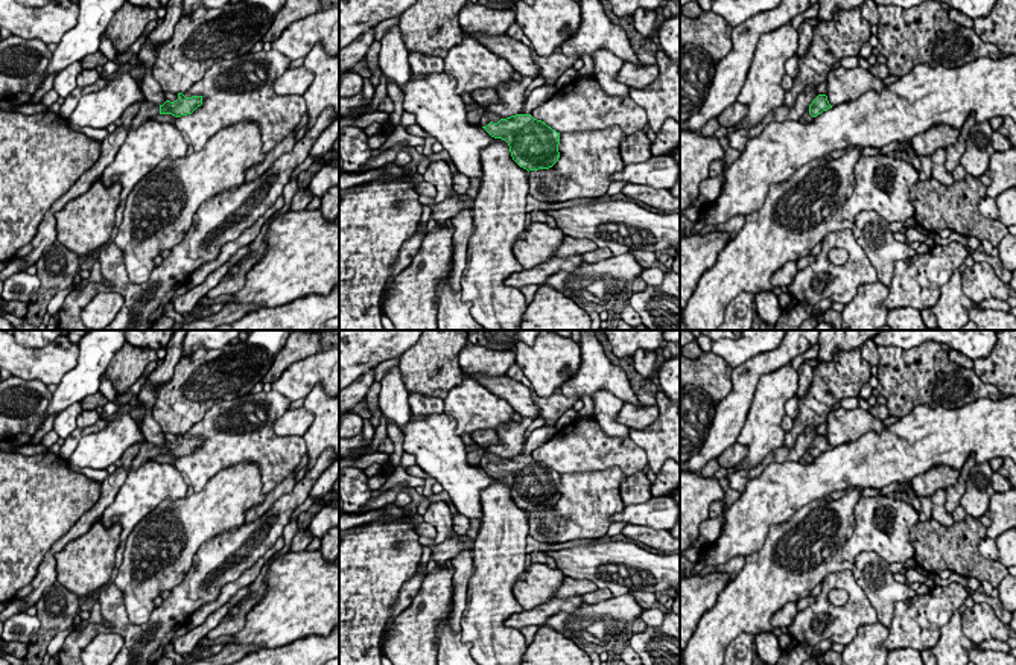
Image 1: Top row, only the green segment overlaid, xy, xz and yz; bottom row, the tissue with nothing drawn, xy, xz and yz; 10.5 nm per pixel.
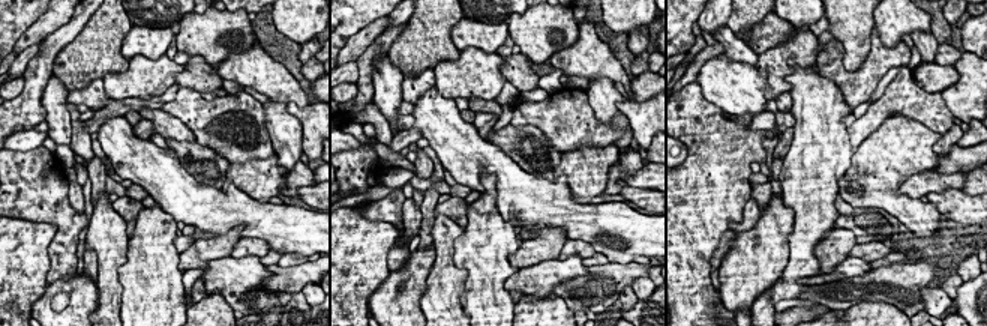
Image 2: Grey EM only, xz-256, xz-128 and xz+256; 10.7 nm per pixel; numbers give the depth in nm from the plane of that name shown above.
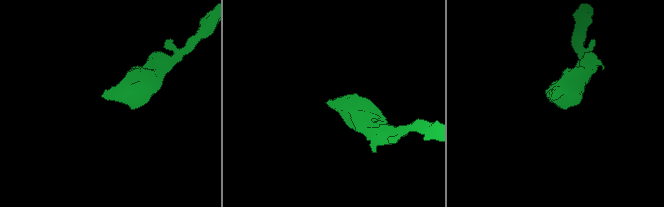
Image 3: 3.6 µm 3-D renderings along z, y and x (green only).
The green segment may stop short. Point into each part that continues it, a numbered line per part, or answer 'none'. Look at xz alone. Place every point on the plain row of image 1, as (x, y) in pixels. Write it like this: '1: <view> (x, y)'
1: xz (487, 458)

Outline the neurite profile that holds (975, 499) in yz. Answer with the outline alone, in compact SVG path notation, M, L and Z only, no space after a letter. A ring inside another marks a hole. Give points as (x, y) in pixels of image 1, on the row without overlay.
M990 463L975 464L970 469L966 490L960 499L967 516L978 519L987 514L990 498L996 493L992 487L992 475Z

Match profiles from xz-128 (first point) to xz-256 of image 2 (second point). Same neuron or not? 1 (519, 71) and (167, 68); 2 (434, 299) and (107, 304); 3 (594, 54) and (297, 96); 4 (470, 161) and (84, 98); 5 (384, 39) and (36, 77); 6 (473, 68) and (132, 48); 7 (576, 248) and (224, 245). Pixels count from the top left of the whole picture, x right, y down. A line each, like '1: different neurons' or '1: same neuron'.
1: different neurons
2: same neuron
3: same neuron
4: different neurons
5: same neuron
6: different neurons
7: different neurons

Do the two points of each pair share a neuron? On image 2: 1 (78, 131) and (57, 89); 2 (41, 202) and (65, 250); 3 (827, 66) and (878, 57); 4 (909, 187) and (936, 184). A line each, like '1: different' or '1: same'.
1: different
2: same
3: same
4: same

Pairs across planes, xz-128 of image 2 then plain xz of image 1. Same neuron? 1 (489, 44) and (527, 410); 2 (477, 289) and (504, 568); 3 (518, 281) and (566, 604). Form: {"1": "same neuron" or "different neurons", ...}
{"1": "different neurons", "2": "same neuron", "3": "same neuron"}

